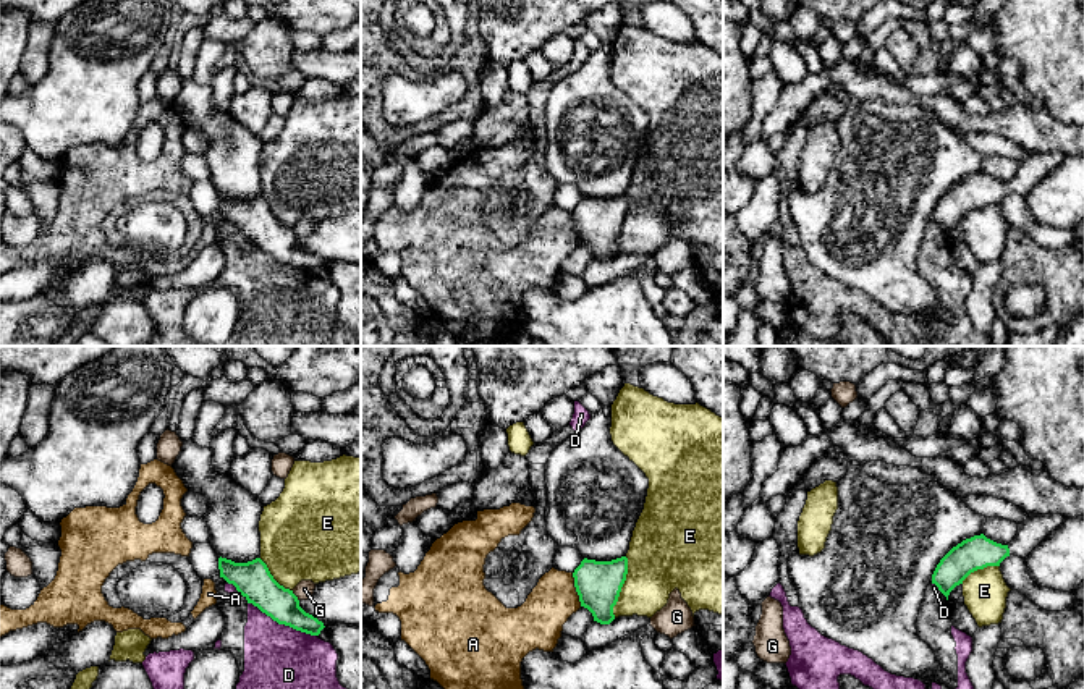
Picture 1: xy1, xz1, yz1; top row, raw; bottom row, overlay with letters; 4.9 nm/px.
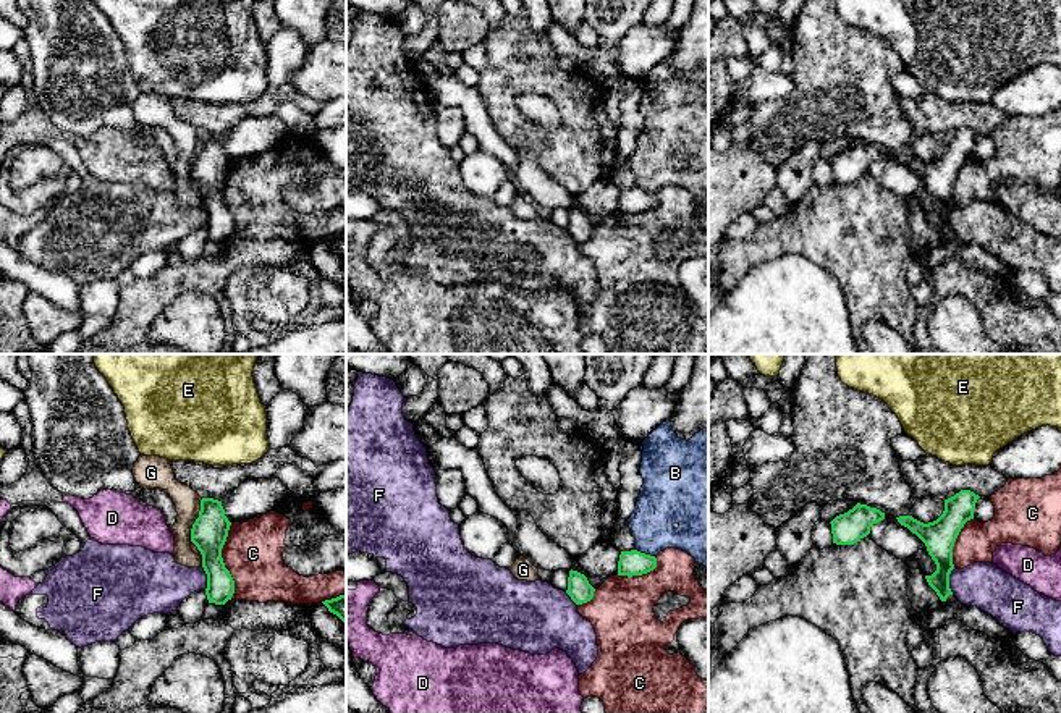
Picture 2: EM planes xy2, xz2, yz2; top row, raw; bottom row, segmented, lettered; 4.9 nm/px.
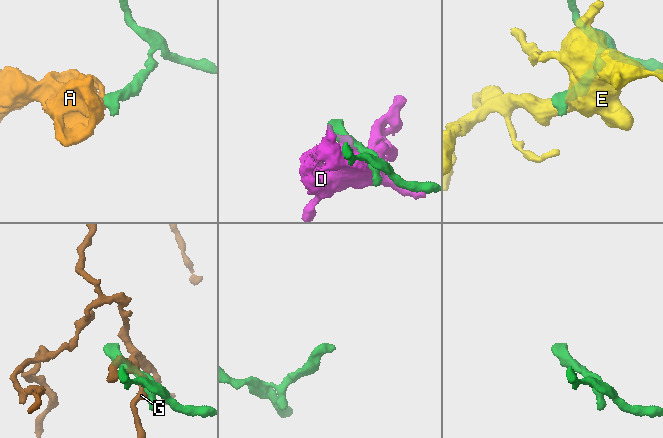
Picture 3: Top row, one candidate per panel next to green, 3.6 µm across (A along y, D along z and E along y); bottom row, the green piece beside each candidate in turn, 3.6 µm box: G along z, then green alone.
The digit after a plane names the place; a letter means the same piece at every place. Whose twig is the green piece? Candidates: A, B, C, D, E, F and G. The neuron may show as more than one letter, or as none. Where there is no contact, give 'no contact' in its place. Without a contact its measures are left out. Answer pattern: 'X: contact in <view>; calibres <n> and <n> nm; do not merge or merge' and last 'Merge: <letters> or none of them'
A: contact in xz1; calibres 220 and 240 nm; do not merge
B: contact in xz2; calibres 130 and 220 nm; do not merge
C: contact in xy2; calibres 180 and 300 nm; do not merge
D: contact in xy1; calibres 180 and 440 nm; do not merge
E: contact in xz1; calibres 220 and 340 nm; do not merge
F: contact in yz2; calibres 160 and 220 nm; do not merge
G: contact in xy2; calibres 180 and 130 nm; do not merge
Merge: none of them

